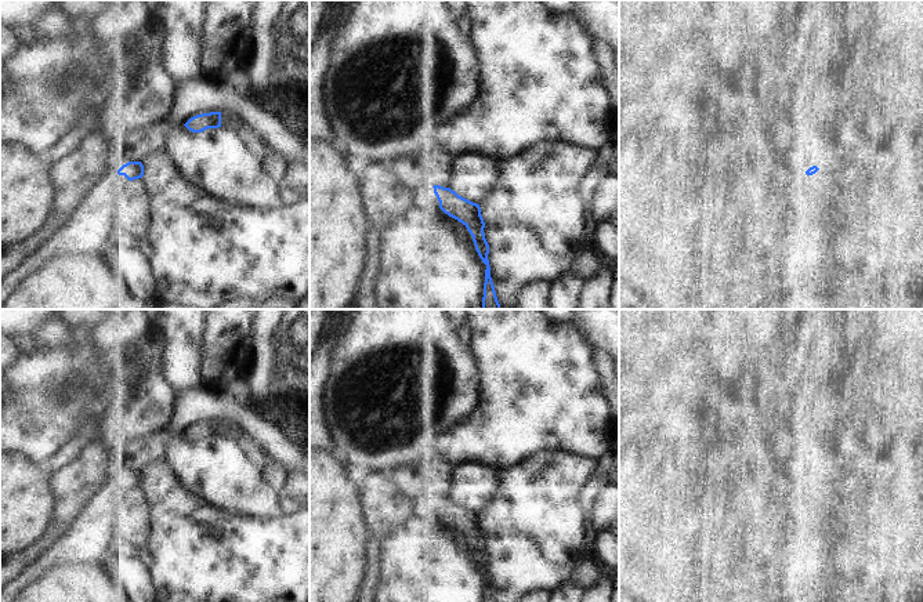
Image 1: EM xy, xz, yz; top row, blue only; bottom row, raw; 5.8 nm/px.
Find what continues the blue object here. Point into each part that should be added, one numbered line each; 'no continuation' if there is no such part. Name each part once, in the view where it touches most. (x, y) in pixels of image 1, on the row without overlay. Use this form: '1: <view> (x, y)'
1: xz (423, 506)

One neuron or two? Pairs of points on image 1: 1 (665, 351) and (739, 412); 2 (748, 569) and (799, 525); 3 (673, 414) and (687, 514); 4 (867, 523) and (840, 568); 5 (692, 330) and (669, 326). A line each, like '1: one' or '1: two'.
1: one
2: two
3: one
4: two
5: one

